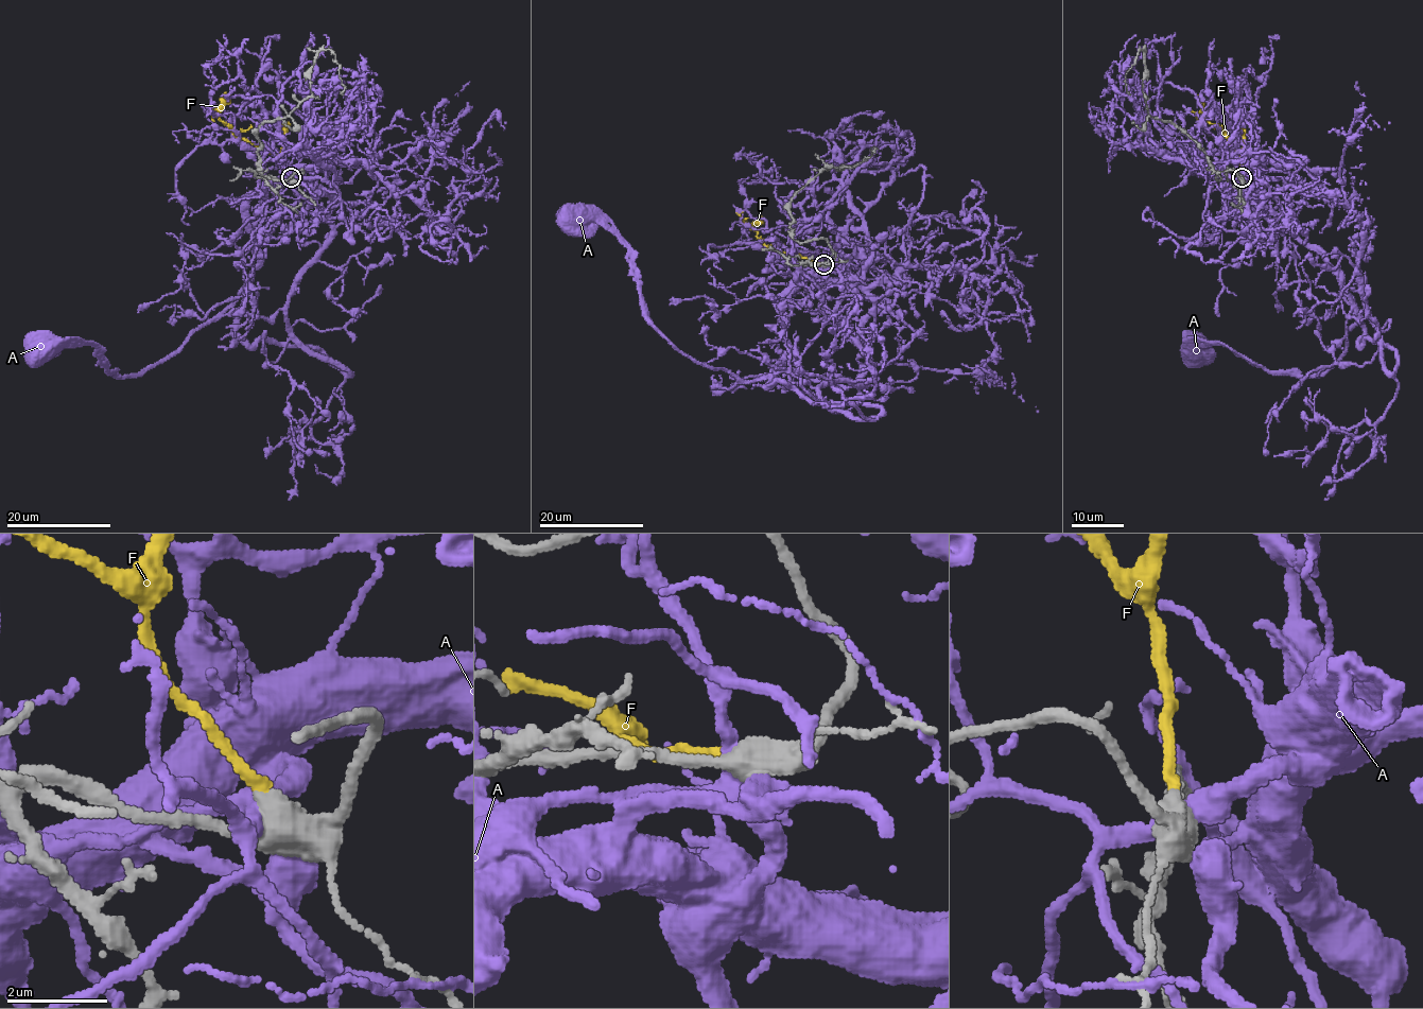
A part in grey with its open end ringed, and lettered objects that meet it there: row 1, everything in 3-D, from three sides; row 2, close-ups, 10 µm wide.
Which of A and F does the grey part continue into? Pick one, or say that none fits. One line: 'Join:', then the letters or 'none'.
Join: F

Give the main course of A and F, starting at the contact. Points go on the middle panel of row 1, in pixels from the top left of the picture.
A: (823, 264), (781, 299), (790, 349), (762, 378), (741, 381), (684, 355), (648, 318), (624, 244), (572, 212)
F: (825, 264), (813, 263), (793, 253), (773, 250), (751, 228), (762, 216)

